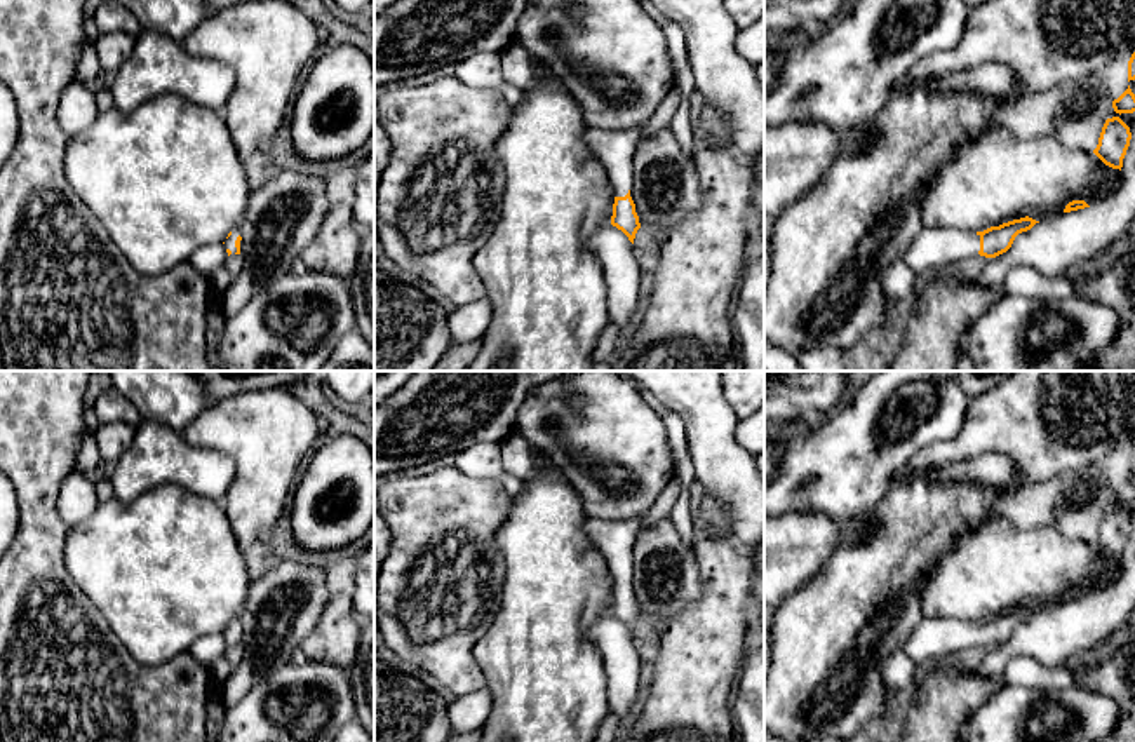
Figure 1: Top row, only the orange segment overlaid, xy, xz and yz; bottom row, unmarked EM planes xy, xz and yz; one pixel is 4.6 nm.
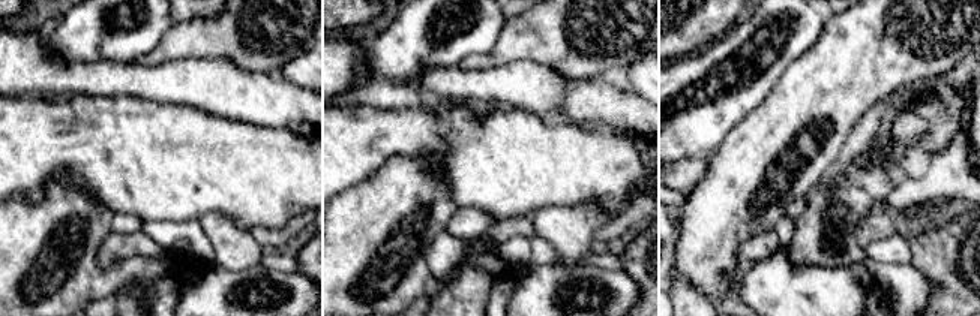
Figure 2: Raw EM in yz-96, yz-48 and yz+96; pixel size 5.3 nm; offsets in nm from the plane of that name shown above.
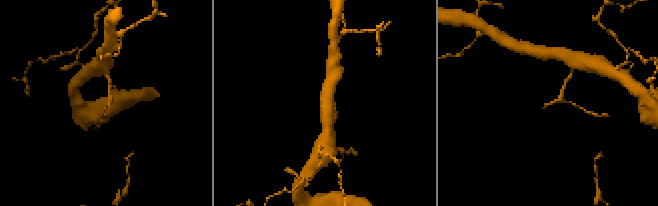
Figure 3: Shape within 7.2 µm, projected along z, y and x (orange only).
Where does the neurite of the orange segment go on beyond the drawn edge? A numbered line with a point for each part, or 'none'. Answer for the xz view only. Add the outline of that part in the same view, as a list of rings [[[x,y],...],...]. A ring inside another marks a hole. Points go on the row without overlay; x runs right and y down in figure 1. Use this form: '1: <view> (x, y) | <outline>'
1: xz (615, 539) | [[[648,510],[641,516],[625,519],[625,521],[608,521],[608,519],[597,519],[597,517],[588,517],[585,521],[585,533],[595,543],[595,547],[602,552],[606,564],[609,568],[609,573],[613,577],[615,587],[625,587],[627,583],[632,587],[634,542],[635,542],[637,535],[641,533],[642,517],[646,514],[648,514]]]

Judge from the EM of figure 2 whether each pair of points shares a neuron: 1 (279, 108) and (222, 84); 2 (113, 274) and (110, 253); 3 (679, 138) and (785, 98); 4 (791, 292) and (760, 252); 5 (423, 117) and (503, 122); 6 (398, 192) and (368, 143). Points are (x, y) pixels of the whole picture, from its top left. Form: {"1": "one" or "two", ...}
{"1": "one", "2": "two", "3": "two", "4": "two", "5": "one", "6": "two"}

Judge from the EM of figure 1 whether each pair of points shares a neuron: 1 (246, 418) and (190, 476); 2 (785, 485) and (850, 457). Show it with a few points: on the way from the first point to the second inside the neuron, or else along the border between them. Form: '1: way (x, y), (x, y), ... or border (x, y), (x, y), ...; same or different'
1: border (180, 432), (192, 445), (232, 458), (228, 488); different
2: way (801, 479), (812, 472), (834, 469); same

